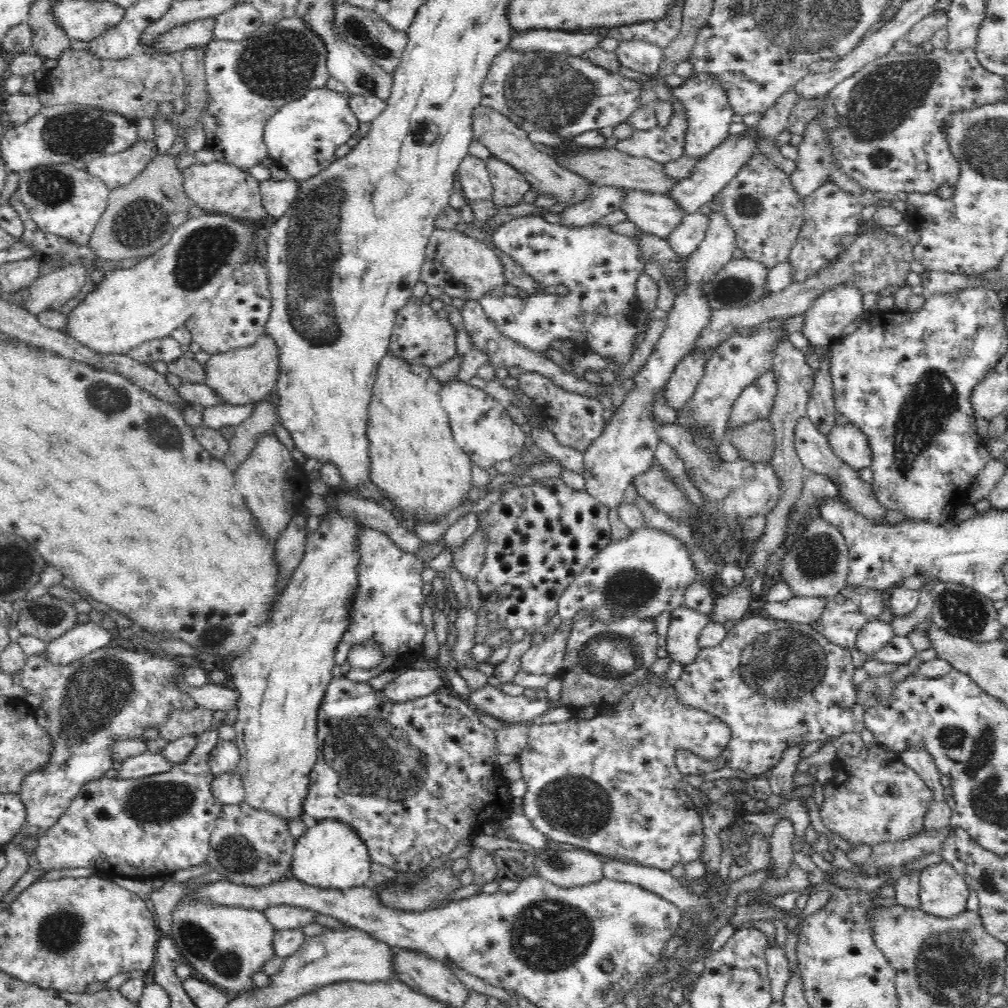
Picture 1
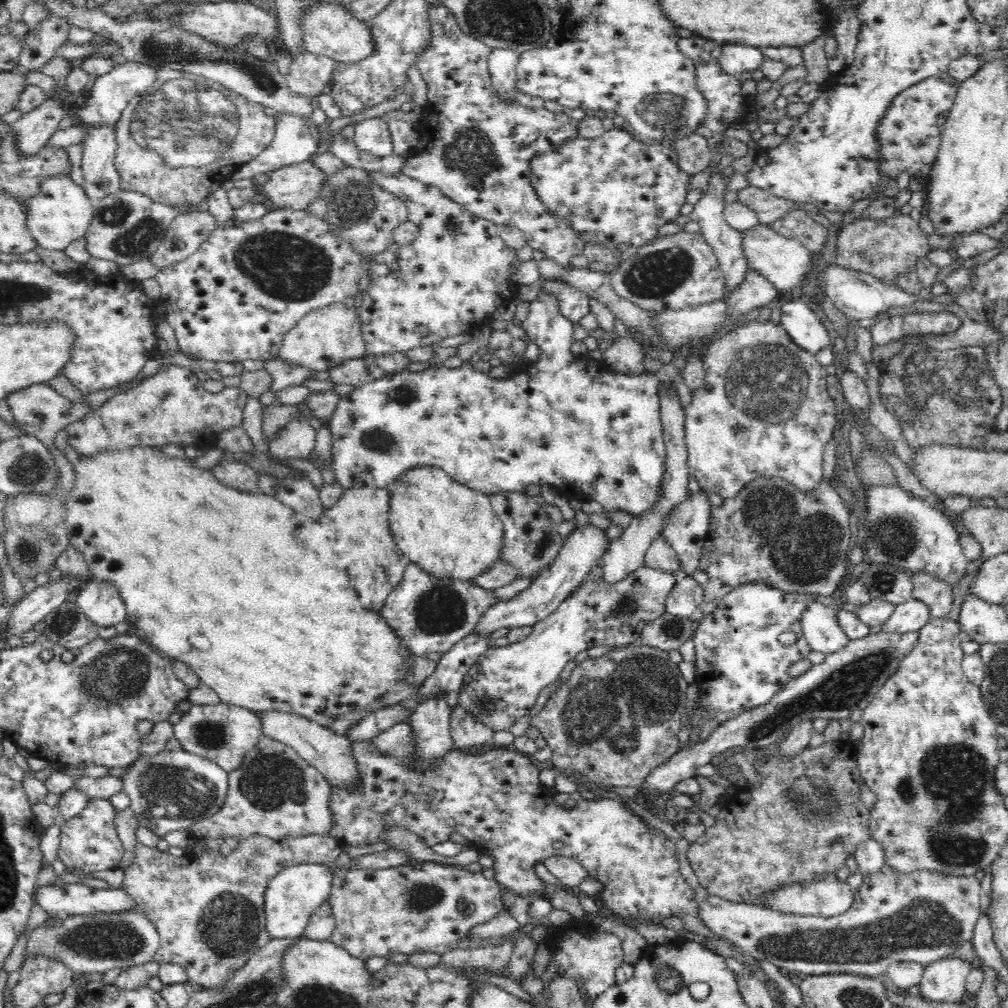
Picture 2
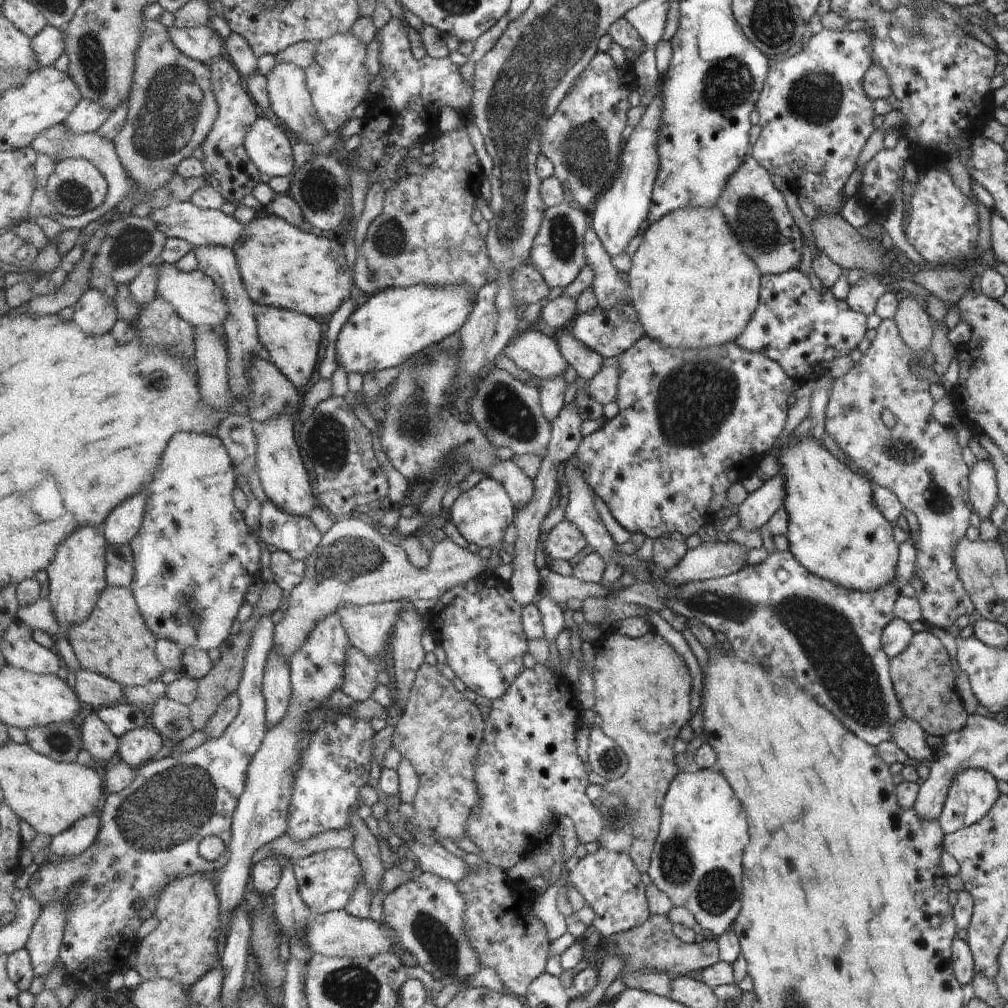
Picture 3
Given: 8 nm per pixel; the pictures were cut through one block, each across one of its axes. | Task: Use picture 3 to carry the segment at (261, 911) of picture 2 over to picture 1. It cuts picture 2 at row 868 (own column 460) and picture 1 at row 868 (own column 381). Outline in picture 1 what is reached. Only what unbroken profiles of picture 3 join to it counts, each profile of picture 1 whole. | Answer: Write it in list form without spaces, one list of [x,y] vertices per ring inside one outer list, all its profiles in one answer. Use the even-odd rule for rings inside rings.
[[[246,801],[223,805],[211,836],[211,851],[205,864],[228,881],[242,886],[266,886],[293,877],[291,872],[296,841],[288,825],[266,811],[250,808]]]

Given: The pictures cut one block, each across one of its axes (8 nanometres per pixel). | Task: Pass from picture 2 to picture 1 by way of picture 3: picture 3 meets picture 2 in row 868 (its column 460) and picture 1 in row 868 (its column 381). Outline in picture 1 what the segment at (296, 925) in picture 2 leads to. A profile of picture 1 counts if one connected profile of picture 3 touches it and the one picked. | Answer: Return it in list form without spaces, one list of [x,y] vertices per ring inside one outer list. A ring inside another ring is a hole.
[[[324,818],[297,838],[291,872],[310,886],[333,887],[346,890],[369,882],[372,859],[357,830],[341,819]]]

